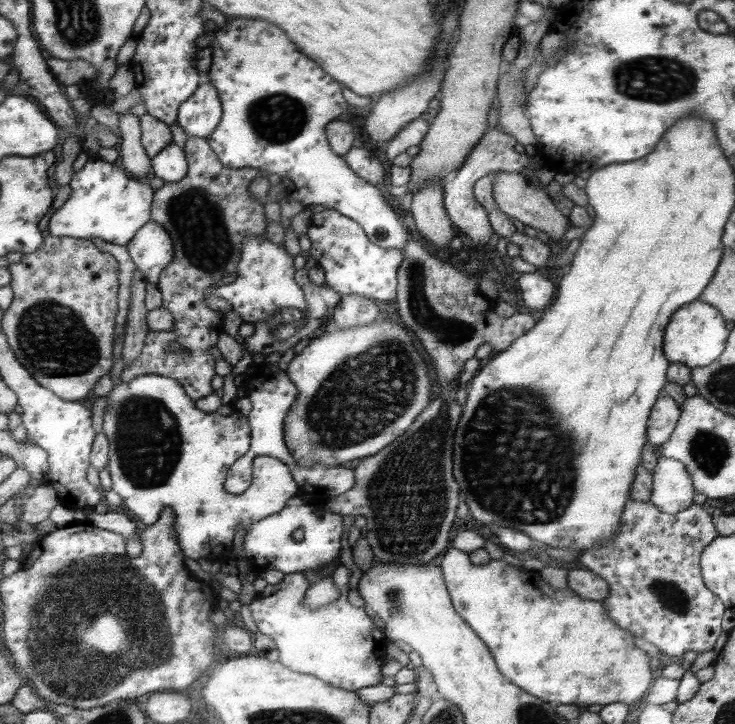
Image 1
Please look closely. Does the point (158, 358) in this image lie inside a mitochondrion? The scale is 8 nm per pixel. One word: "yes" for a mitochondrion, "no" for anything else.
no

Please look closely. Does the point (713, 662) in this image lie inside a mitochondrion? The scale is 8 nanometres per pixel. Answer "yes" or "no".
no

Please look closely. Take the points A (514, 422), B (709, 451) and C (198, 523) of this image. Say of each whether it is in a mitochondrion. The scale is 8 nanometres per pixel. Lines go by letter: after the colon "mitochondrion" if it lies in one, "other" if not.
A: mitochondrion
B: mitochondrion
C: other

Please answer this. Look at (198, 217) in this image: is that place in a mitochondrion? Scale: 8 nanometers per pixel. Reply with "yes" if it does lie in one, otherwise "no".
yes

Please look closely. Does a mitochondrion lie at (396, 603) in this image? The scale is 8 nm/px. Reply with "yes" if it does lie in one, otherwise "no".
yes

